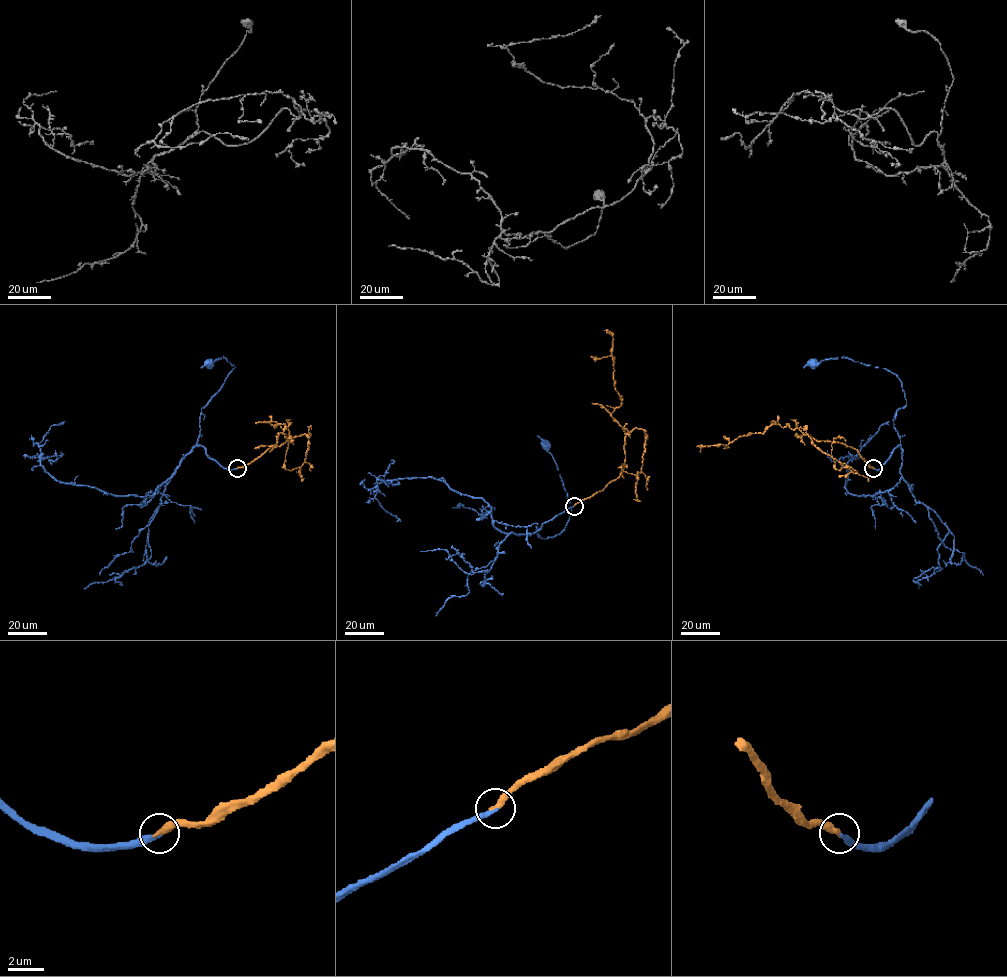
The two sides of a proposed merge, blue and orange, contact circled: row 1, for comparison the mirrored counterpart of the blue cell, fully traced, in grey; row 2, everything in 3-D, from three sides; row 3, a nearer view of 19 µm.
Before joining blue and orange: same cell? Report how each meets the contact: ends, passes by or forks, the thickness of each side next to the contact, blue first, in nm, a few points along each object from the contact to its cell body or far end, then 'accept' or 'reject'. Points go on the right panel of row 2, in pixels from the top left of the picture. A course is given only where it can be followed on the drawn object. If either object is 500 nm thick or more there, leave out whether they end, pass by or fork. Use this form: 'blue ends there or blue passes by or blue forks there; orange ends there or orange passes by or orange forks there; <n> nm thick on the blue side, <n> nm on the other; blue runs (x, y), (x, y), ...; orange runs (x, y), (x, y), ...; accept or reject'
blue ends there; orange ends there; 240 nm thick on the blue side, 360 nm on the other; blue runs (874, 468), (879, 469), (900, 444), (893, 418), (906, 404), (900, 380), (887, 370), (847, 358), (812, 362); orange runs (874, 468), (850, 447), (795, 435), (806, 434), (840, 470), (831, 444), (839, 436), (846, 441); accept

